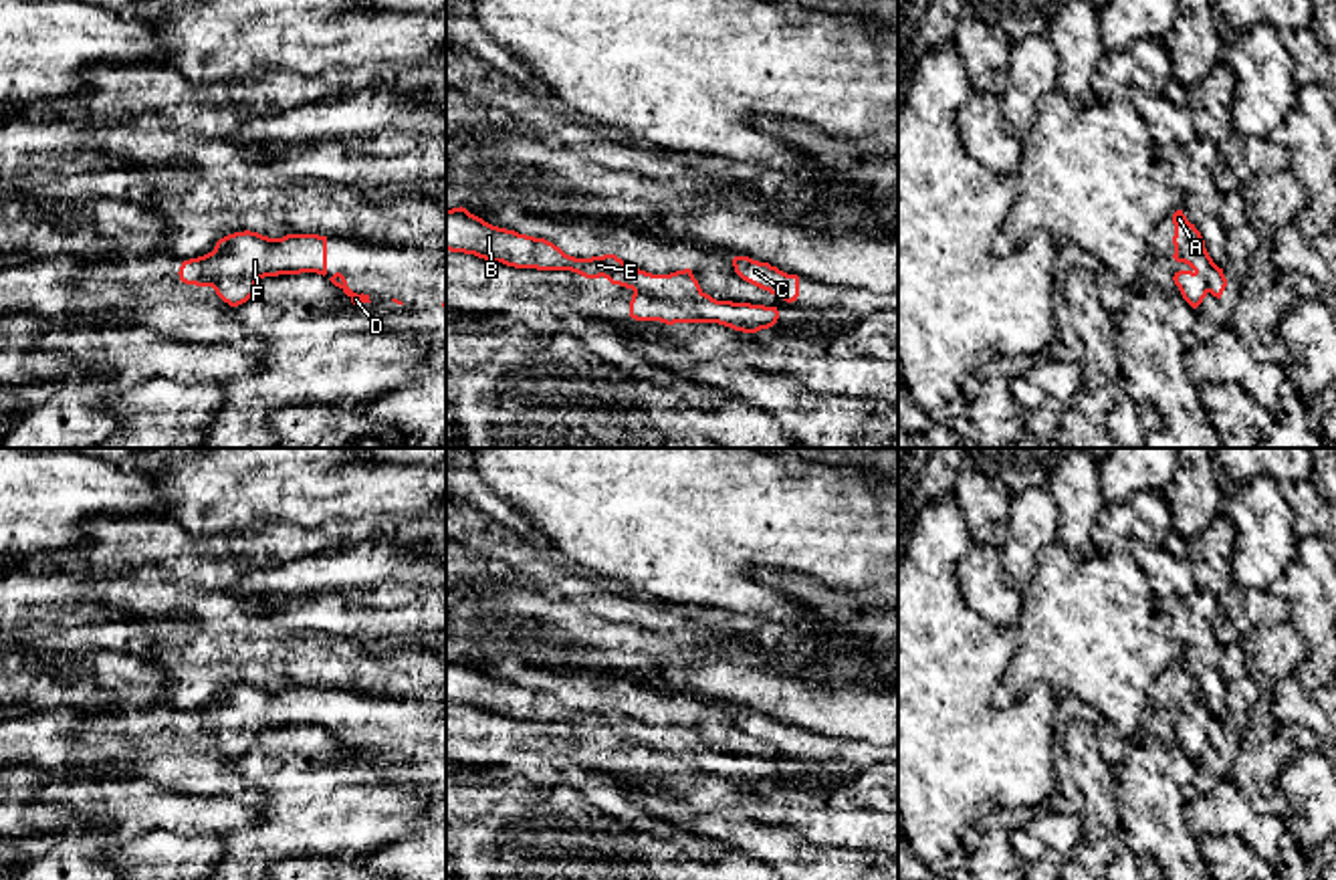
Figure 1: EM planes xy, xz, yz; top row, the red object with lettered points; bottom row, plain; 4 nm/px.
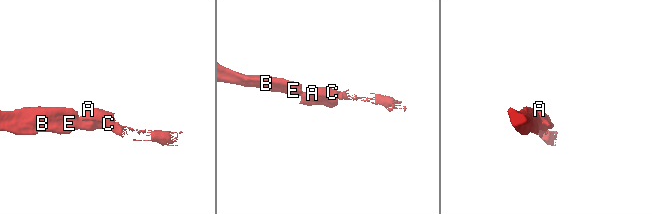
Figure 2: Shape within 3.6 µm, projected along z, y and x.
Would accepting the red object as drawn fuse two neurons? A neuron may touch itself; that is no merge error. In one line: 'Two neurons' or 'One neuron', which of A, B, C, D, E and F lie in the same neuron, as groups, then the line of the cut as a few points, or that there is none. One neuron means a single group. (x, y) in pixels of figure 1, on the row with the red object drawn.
One neuron. Groups: A B C D E F. No split

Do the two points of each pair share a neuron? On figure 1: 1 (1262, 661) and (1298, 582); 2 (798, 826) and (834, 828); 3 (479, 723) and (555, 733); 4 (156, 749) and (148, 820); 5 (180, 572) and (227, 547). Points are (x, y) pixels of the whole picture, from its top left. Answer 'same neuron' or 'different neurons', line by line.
1: different neurons
2: same neuron
3: same neuron
4: different neurons
5: same neuron

